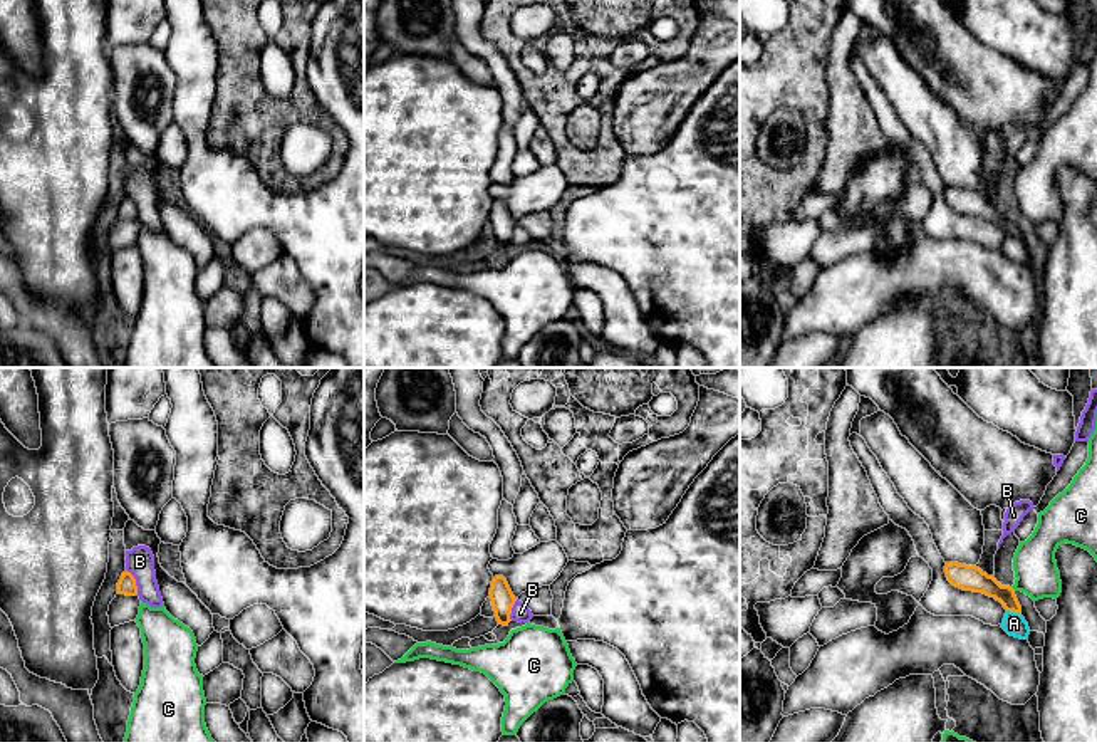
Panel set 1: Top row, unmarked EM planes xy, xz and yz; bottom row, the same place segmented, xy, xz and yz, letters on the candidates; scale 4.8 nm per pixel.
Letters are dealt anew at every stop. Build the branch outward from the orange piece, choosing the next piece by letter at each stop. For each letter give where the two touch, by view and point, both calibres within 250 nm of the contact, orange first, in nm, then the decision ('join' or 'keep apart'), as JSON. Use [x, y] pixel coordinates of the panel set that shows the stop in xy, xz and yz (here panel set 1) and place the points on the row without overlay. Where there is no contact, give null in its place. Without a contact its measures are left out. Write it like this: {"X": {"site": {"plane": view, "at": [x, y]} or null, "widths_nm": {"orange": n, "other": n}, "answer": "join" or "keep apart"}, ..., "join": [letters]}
{"A": {"site": {"plane": "yz", "at": [1013, 235]}, "widths_nm": {"orange": 110, "other": 110}, "answer": "keep apart"}, "B": {"site": {"plane": "xy", "at": [135, 205]}, "widths_nm": {"orange": 90, "other": 140}, "answer": "keep apart"}, "C": {"site": null, "answer": "keep apart"}, "join": []}

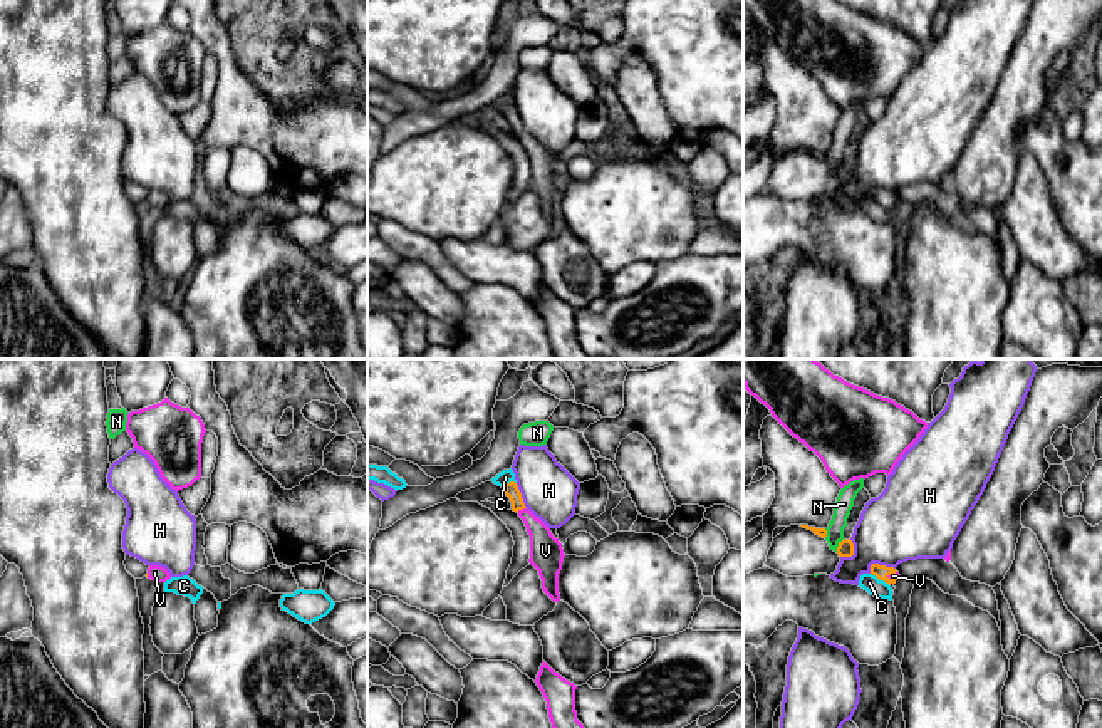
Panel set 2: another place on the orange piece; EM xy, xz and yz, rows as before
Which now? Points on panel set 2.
{"C": {"site": {"plane": "yz", "at": [881, 203]}, "widths_nm": {"orange": 70, "other": 90}, "answer": "keep apart"}, "H": {"site": {"plane": "yz", "at": [883, 190]}, "widths_nm": {"orange": 70, "other": 380}, "answer": "keep apart"}, "N": {"site": {"plane": "yz", "at": [839, 170]}, "widths_nm": {"orange": 80, "other": 90}, "answer": "keep apart"}, "V": {"site": {"plane": "xz", "at": [520, 133]}, "widths_nm": {"orange": 70, "other": 160}, "answer": "join"}, "join": ["V"]}

